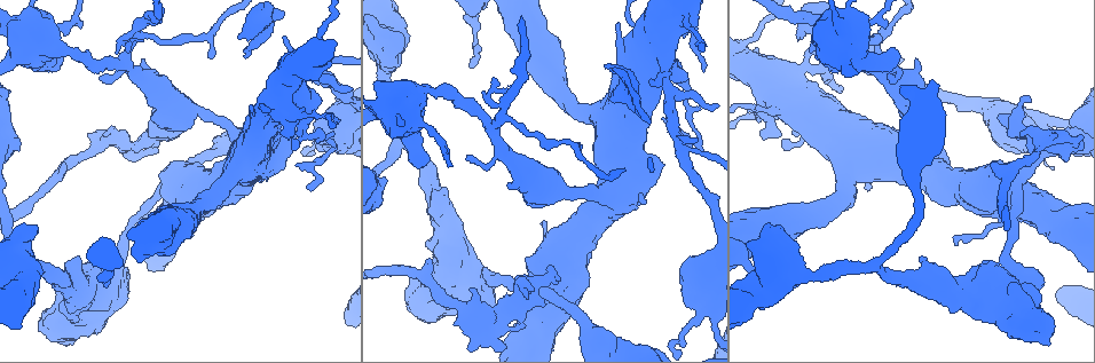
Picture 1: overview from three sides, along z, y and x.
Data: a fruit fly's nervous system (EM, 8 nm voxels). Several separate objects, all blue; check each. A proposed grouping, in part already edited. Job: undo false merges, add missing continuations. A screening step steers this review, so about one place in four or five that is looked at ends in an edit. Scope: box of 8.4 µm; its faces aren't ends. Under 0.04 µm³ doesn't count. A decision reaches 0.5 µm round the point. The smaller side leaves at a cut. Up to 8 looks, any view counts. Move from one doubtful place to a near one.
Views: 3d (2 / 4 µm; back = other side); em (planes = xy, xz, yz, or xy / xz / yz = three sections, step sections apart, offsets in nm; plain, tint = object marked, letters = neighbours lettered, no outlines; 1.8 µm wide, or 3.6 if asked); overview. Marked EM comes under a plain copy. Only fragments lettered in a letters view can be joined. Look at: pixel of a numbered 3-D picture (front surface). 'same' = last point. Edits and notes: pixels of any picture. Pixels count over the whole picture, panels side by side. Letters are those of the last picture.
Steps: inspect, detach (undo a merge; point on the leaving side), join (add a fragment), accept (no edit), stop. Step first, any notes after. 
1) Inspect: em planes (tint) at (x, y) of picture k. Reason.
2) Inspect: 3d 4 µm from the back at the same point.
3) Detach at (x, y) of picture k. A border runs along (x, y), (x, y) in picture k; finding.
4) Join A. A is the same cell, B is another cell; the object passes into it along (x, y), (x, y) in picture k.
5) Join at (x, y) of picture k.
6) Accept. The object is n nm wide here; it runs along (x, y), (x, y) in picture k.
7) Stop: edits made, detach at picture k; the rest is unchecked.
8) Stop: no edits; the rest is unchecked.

Inspect: em planes (letters) at (797, 38) of picture 1. An open end.

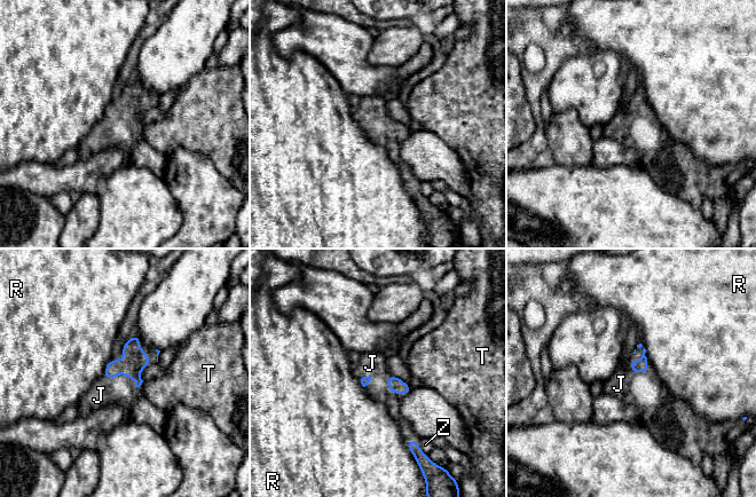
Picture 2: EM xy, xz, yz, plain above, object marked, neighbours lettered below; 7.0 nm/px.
Join J. J is the same cell, R, T and Z are other cells; it goes on there.

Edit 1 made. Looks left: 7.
Inspect: em xz step 4 (letters) at (756, 116) of picture 1. Thick turns thin.

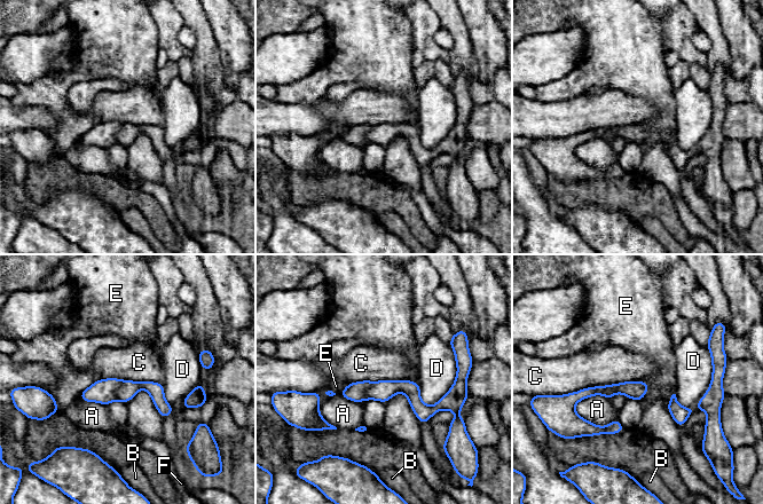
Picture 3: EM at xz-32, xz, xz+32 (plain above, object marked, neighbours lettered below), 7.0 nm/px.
Inspect: em planes (letters) at the same point.

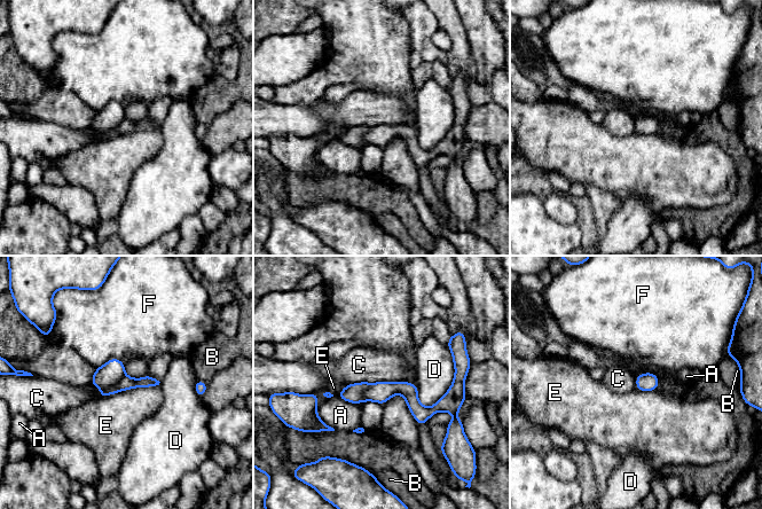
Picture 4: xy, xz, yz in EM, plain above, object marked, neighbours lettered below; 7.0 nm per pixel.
Detach at (126, 383) of picture 4. A, B, C, D, E and F are other cells; two neurons meet here.

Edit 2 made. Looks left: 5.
Inspect: overview.

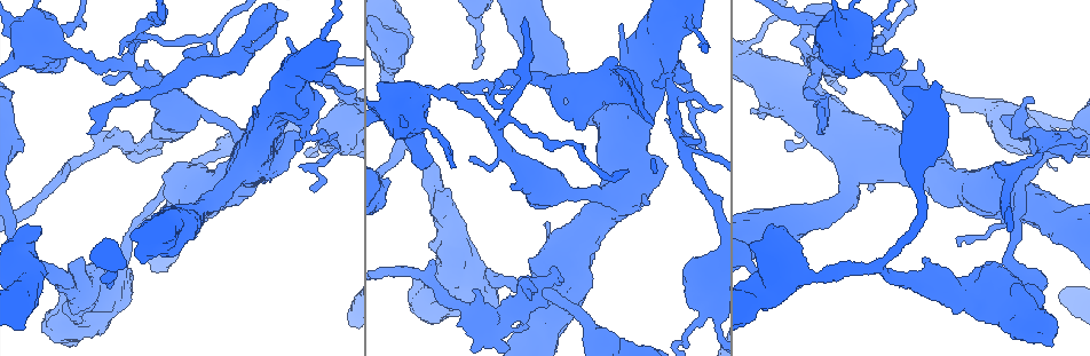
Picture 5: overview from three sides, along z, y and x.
Inspect: 3d 4 µm at (474, 292) of picture 5. Stops while still wide.

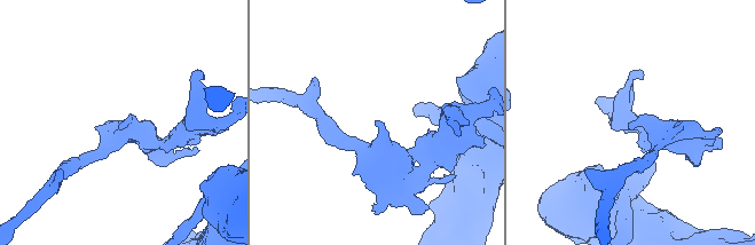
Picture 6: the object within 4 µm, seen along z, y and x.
Inspect: em yz step 16 (letters) at (631, 129) of picture 6.

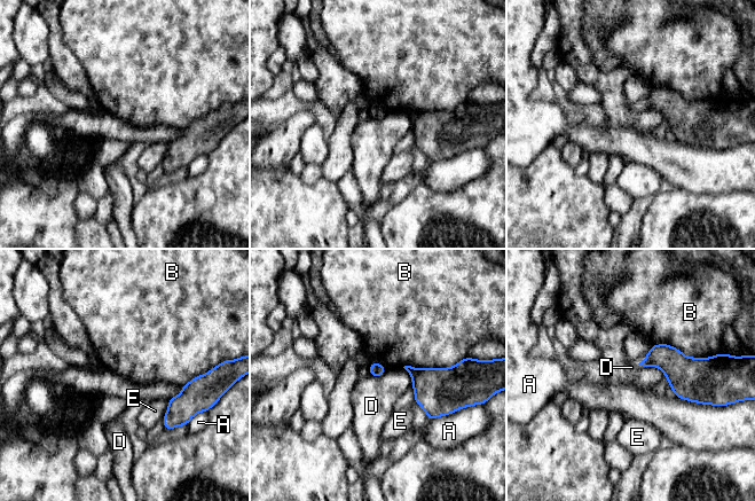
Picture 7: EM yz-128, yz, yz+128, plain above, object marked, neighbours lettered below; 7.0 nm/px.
Accept. A, B, D and E are other cells; a border runs along (370, 374), (377, 378) in picture 7; none of them fits.

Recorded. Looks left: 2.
Stop: edits made, join at picture 2, detach at picture 4; the rest is unchecked.

